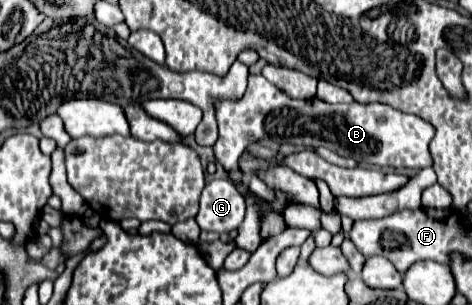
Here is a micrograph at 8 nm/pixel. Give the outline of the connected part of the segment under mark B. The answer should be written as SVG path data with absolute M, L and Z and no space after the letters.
M249 76L247 92L241 100L217 100L215 116L219 122L219 140L213 146L215 160L227 170L233 184L241 184L241 170L237 160L241 152L255 142L277 142L293 146L327 146L341 156L355 158L357 162L377 164L383 168L427 168L433 164L429 142L433 126L425 120L395 112L385 104L327 104L319 98L293 100L263 76Z

